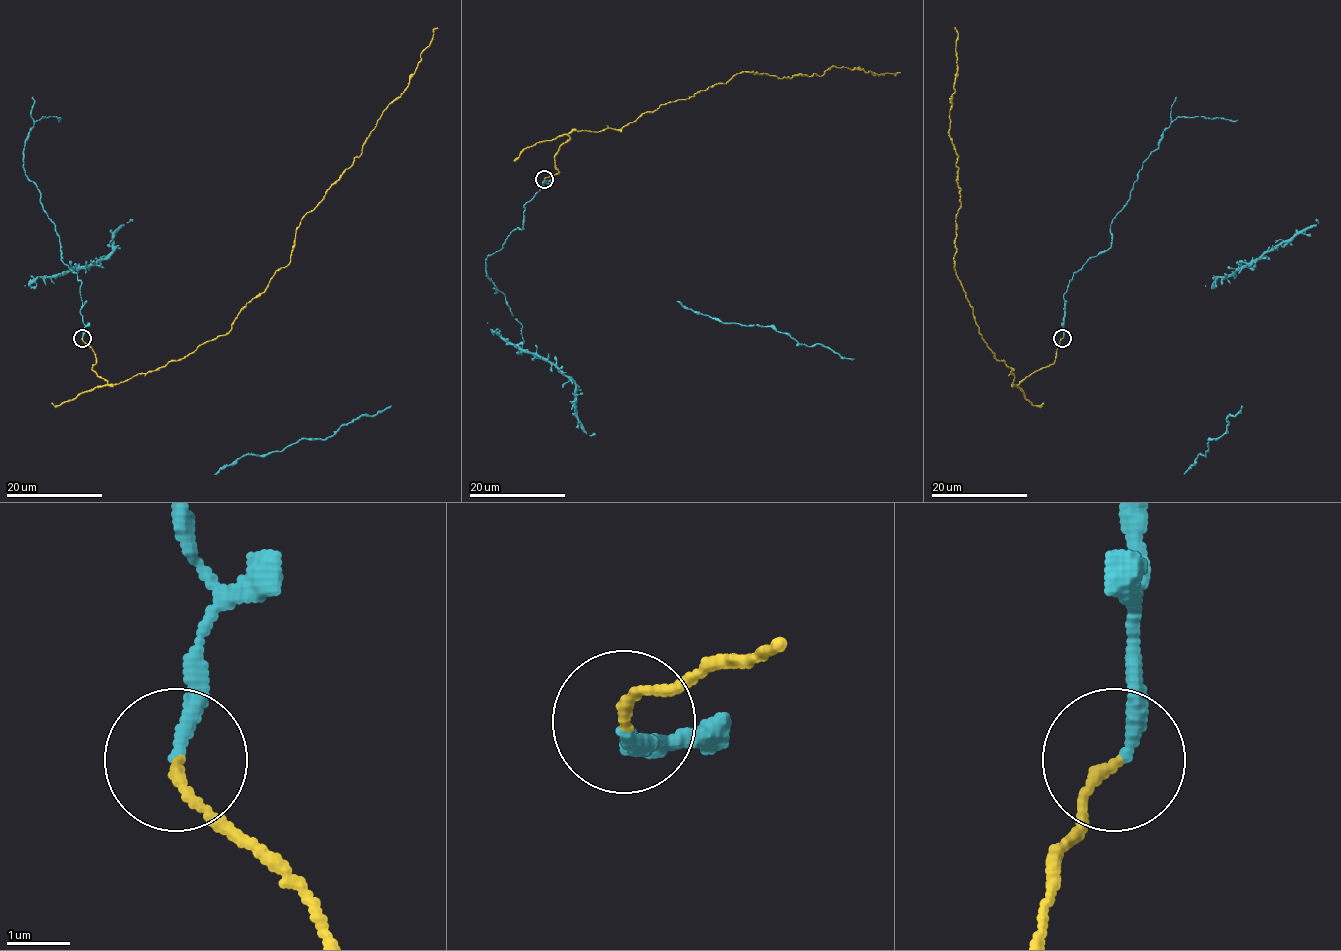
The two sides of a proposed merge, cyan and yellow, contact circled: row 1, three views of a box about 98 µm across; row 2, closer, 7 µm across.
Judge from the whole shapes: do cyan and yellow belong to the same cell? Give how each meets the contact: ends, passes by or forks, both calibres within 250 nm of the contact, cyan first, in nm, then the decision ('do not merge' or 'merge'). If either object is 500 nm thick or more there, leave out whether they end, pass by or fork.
cyan ends; yellow ends; calibres 240 and 160 nm; merge

